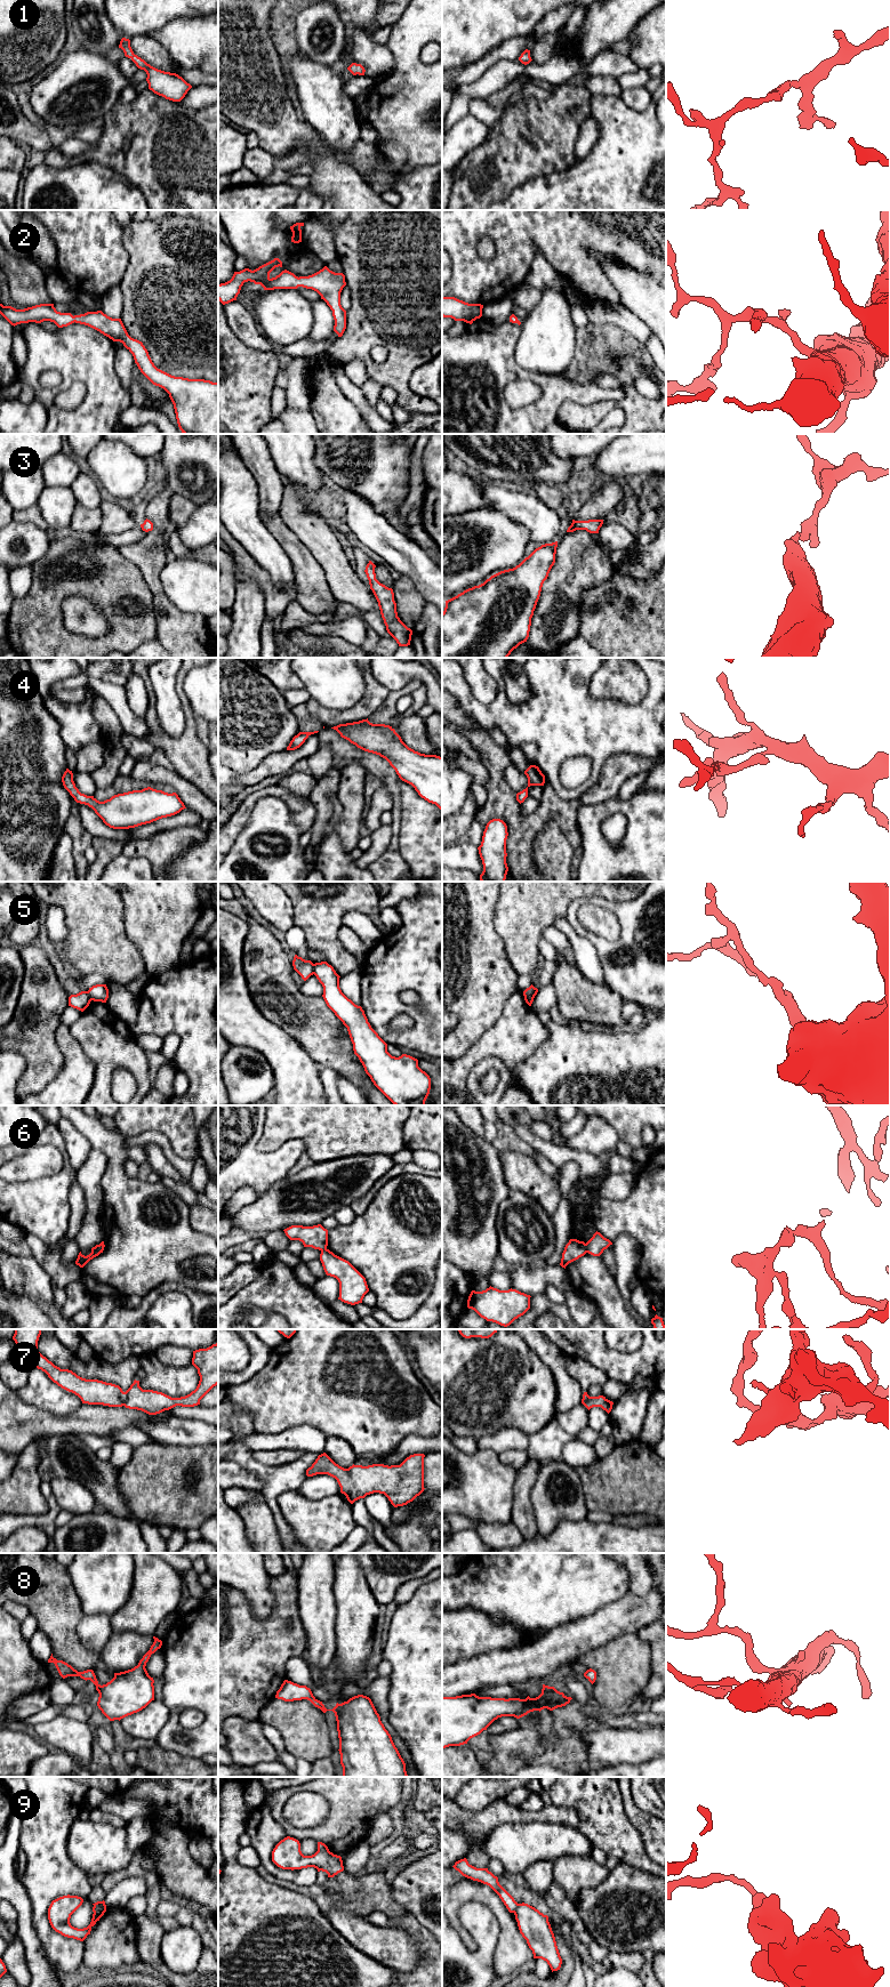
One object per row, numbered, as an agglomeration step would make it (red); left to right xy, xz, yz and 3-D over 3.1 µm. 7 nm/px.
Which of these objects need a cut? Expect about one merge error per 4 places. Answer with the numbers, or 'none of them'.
5, 6, 9

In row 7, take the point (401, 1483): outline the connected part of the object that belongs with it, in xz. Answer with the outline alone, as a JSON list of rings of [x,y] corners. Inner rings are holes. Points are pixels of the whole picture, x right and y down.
[[[326,1453],[318,1456],[307,1477],[328,1474],[335,1478],[347,1501],[353,1504],[367,1495],[384,1494],[394,1507],[407,1505],[424,1491],[424,1454],[414,1454],[400,1465],[352,1465],[344,1469]]]

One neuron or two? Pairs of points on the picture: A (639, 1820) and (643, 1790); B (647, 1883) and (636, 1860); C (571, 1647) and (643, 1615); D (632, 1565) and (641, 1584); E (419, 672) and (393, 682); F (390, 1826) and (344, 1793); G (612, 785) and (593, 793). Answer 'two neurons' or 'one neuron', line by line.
A: two neurons
B: two neurons
C: one neuron
D: one neuron
E: one neuron
F: two neurons
G: one neuron

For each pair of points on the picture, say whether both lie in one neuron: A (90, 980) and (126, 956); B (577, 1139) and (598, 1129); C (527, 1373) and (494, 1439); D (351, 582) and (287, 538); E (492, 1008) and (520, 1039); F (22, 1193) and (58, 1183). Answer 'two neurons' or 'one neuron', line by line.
A: two neurons
B: one neuron
C: two neurons
D: two neurons
E: two neurons
F: one neuron

